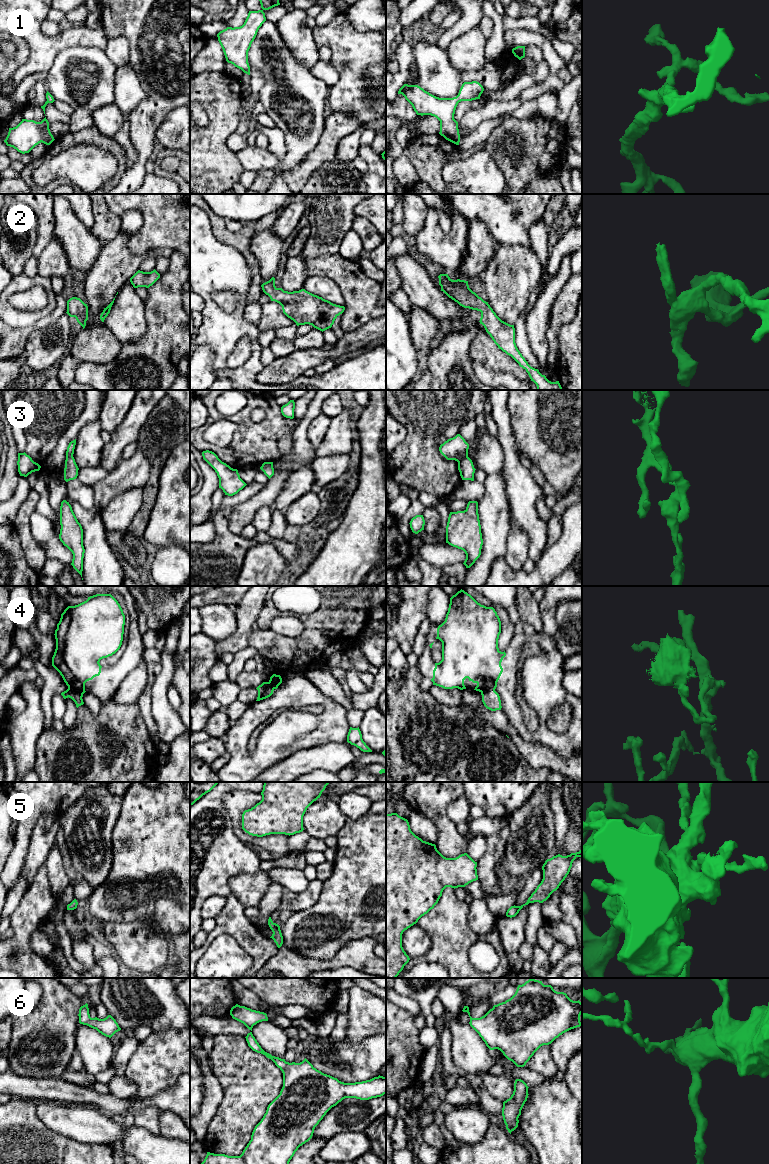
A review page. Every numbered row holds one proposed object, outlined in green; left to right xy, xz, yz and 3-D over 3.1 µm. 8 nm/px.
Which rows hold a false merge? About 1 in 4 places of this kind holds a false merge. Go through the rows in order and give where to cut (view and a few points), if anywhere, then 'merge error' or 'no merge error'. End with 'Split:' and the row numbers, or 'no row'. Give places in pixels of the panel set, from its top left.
1: no cut; no merge error
2: no cut; no merge error
3: no cut; no merge error
4: cut in xy along (68, 687), (82, 694); merge error
5: no cut; no merge error
6: no cut; no merge error
Split: 4

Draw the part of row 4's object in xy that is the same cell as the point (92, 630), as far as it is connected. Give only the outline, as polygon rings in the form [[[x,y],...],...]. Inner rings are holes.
[[[96,594],[78,605],[68,606],[61,614],[55,630],[56,649],[52,666],[60,673],[68,688],[82,694],[85,683],[99,676],[100,660],[115,654],[121,647],[125,615],[118,601],[111,594]]]

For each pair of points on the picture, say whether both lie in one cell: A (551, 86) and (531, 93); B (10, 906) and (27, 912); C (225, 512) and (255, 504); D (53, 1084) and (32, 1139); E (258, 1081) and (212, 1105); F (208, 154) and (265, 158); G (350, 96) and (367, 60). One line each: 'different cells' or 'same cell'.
A: same cell
B: different cells
C: different cells
D: different cells
E: different cells
F: different cells
G: same cell

